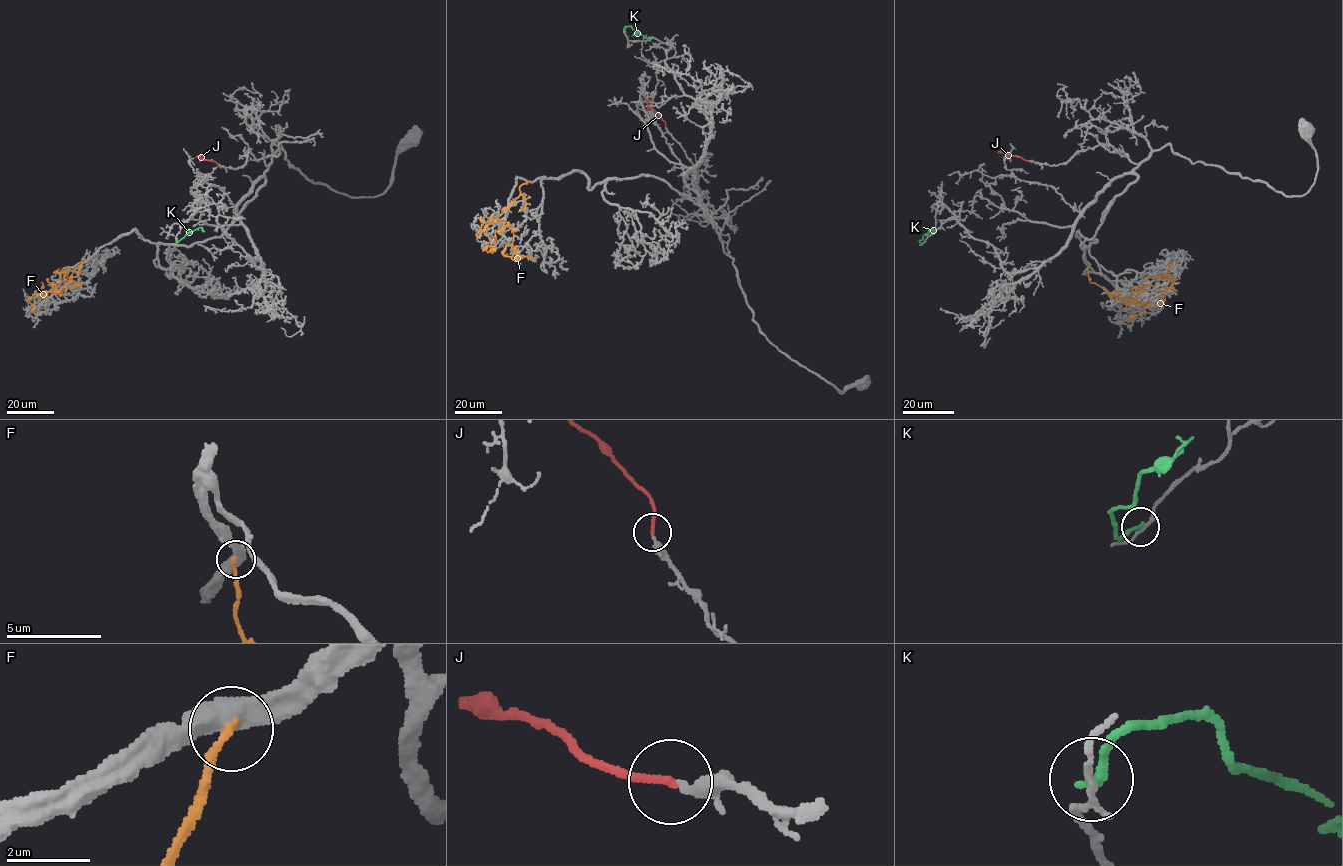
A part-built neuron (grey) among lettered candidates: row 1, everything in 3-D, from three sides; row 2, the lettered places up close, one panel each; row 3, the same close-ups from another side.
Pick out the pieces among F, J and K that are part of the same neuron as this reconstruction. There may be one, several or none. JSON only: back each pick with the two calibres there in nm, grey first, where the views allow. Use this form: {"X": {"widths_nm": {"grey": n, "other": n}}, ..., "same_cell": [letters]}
{"J": {"widths_nm": {"grey": 190, "other": 180}}, "same_cell": ["J"]}

